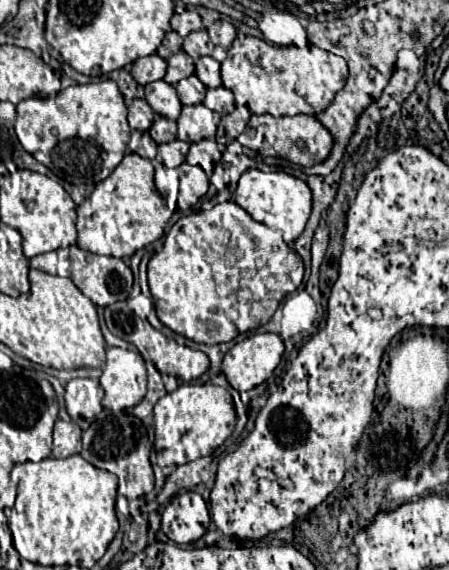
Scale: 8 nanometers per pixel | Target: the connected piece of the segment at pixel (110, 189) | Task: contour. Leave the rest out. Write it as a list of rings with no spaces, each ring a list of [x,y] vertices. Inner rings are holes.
[[[127,154],[113,174],[95,186],[93,194],[77,206],[77,246],[81,250],[125,258],[163,236],[171,210],[155,188],[153,172],[151,160]]]

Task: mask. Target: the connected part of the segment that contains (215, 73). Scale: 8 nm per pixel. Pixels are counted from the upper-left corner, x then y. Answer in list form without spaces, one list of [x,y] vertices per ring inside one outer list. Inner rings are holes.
[[[211,56],[199,58],[199,60],[195,62],[195,76],[197,76],[207,88],[219,88],[219,86],[221,86],[219,62],[213,60]]]

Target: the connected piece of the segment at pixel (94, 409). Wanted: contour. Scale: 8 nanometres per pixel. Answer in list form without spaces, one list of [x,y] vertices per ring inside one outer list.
[[[75,378],[65,386],[65,408],[71,420],[83,426],[83,430],[103,410],[101,400],[103,400],[103,388],[93,378]]]

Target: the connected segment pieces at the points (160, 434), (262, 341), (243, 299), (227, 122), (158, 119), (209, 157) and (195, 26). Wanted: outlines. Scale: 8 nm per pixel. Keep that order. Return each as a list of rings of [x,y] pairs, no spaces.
[[[181,384],[153,407],[155,452],[159,466],[179,466],[209,456],[235,430],[237,414],[227,388],[215,384]]]
[[[253,334],[225,354],[221,370],[235,390],[247,392],[273,374],[283,350],[283,340],[277,334]]]
[[[233,200],[229,202],[223,202],[223,204],[217,204],[213,206],[211,210],[205,210],[205,212],[197,212],[197,214],[191,214],[191,216],[185,216],[181,220],[177,220],[169,234],[165,236],[163,240],[163,250],[159,254],[155,254],[151,260],[149,260],[149,288],[151,288],[151,294],[153,294],[153,302],[155,302],[155,308],[157,308],[157,316],[159,320],[171,328],[173,332],[185,336],[185,338],[191,338],[195,340],[197,344],[219,344],[219,342],[231,342],[237,334],[241,332],[247,332],[247,330],[255,330],[263,324],[269,322],[269,318],[273,316],[273,312],[277,310],[277,306],[281,304],[281,300],[295,292],[299,288],[299,284],[303,282],[303,260],[301,256],[289,248],[285,244],[285,240],[281,238],[279,232],[275,232],[273,228],[265,226],[265,224],[259,224],[255,222],[241,206],[237,206]]]
[[[237,106],[231,114],[221,118],[216,132],[216,141],[227,145],[241,134],[251,118],[251,112],[247,106]]]
[[[155,116],[155,122],[149,128],[149,134],[157,144],[171,142],[171,140],[177,138],[177,122],[173,122],[169,118],[163,118],[163,116]]]
[[[205,139],[198,143],[190,144],[186,162],[191,165],[199,165],[208,177],[211,177],[214,167],[222,159],[222,152],[218,149],[215,140]]]
[[[185,10],[183,14],[173,14],[171,18],[171,28],[179,34],[179,36],[187,36],[191,32],[197,32],[197,30],[203,30],[203,20],[201,16],[195,12],[195,10]]]

